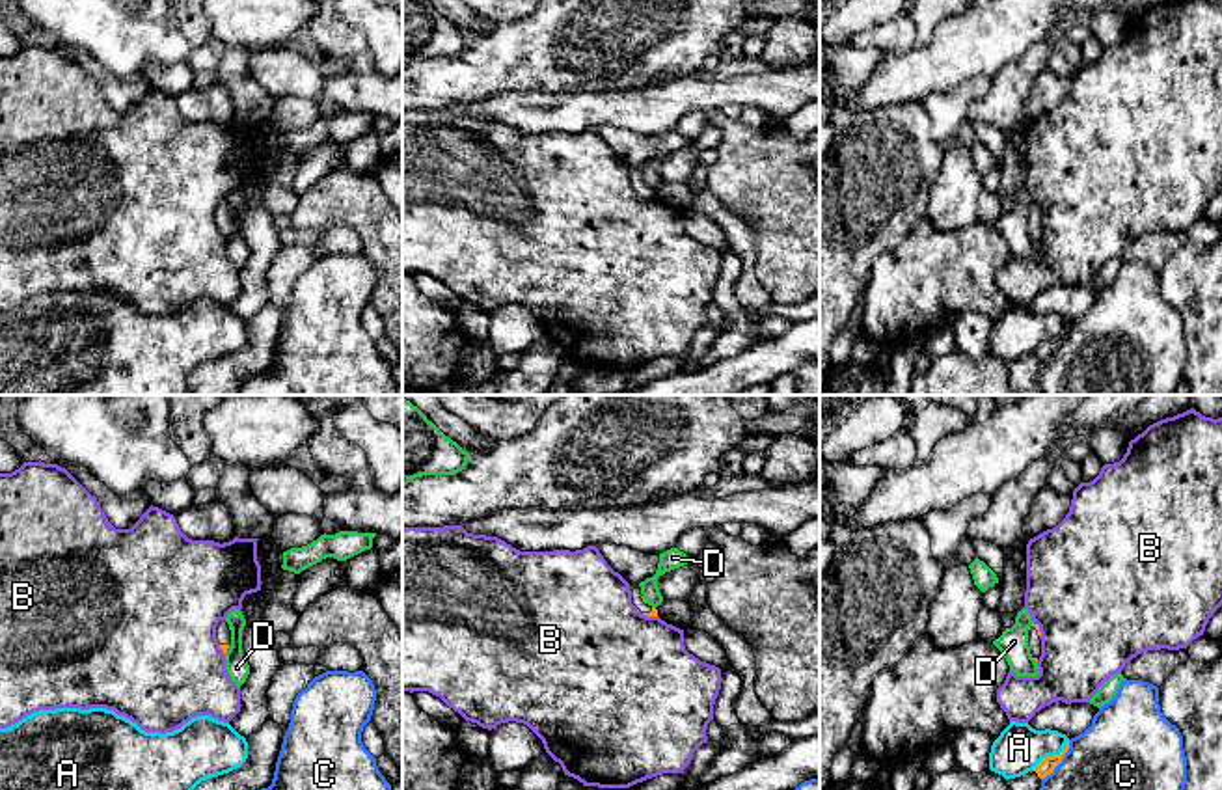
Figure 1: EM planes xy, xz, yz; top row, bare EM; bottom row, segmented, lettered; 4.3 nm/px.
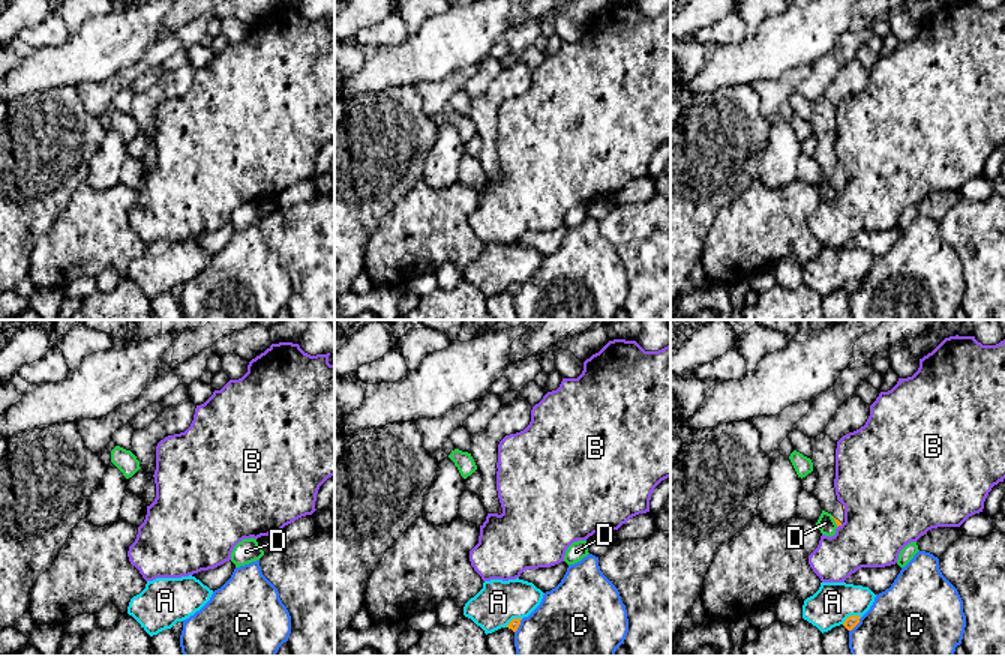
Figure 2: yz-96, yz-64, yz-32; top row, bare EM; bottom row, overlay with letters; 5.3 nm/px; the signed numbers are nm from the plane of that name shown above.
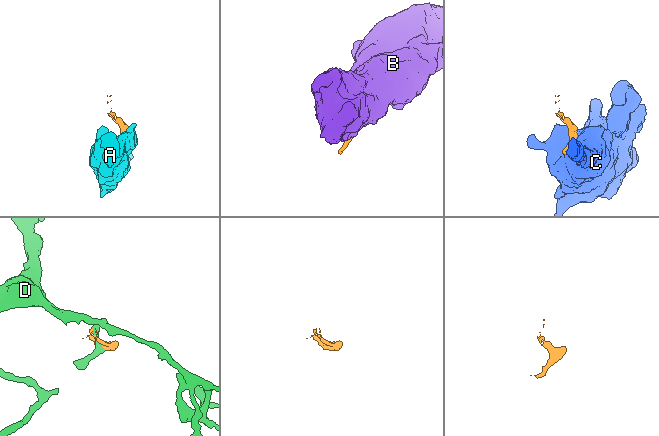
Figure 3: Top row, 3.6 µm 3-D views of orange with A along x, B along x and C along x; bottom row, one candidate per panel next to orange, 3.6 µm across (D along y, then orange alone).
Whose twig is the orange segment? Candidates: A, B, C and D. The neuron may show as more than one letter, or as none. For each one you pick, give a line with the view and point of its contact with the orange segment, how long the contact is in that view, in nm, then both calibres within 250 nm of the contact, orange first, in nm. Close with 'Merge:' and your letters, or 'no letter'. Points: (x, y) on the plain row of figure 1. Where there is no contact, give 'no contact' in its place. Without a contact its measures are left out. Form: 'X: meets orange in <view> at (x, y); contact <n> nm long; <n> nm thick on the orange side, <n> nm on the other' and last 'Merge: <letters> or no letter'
Merge: no letter

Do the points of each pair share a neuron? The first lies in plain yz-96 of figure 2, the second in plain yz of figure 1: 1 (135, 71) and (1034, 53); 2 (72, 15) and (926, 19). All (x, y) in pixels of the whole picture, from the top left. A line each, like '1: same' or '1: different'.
1: different
2: same

